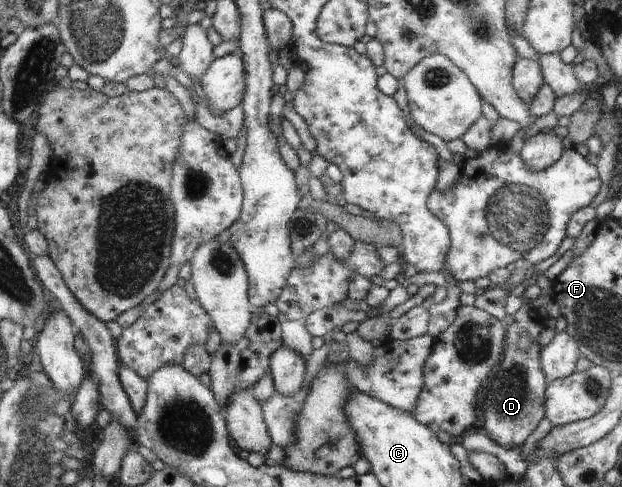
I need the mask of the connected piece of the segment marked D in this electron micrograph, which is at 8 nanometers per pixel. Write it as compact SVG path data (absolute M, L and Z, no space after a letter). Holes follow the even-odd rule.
M522 298L521 307L513 314L514 321L506 326L507 343L504 344L504 360L500 360L496 372L493 372L492 378L484 384L482 400L480 400L480 414L482 414L481 432L503 448L520 447L528 434L532 433L544 416L546 382L544 382L545 376L540 370L540 362L538 362L539 349L541 348L538 346L538 338L540 332L545 329L545 319L537 313L537 309L529 308L525 303L528 303L528 301ZM521 333L527 334L531 341L530 347L525 351L520 351L517 348L517 341Z

